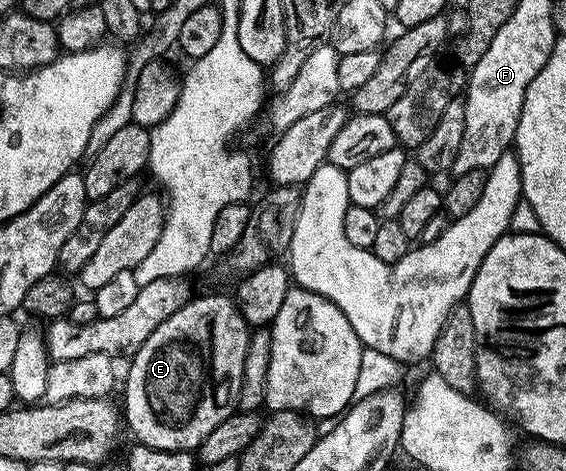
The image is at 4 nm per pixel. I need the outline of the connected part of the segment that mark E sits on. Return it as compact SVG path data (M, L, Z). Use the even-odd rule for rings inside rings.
M210 293L207 297L197 297L187 301L184 307L180 307L180 311L176 311L176 315L168 315L168 319L164 319L164 323L160 323L160 327L156 327L156 331L152 331L152 335L148 335L148 339L139 347L137 353L133 354L132 360L129 362L131 365L130 370L126 373L124 421L128 429L134 432L133 440L139 445L156 447L173 453L197 450L198 446L202 444L202 440L208 435L212 435L212 431L216 431L216 427L220 427L220 423L228 420L238 409L238 396L244 375L244 357L248 355L251 326L247 325L244 315L238 309L238 302L233 296L225 297L222 293Z

